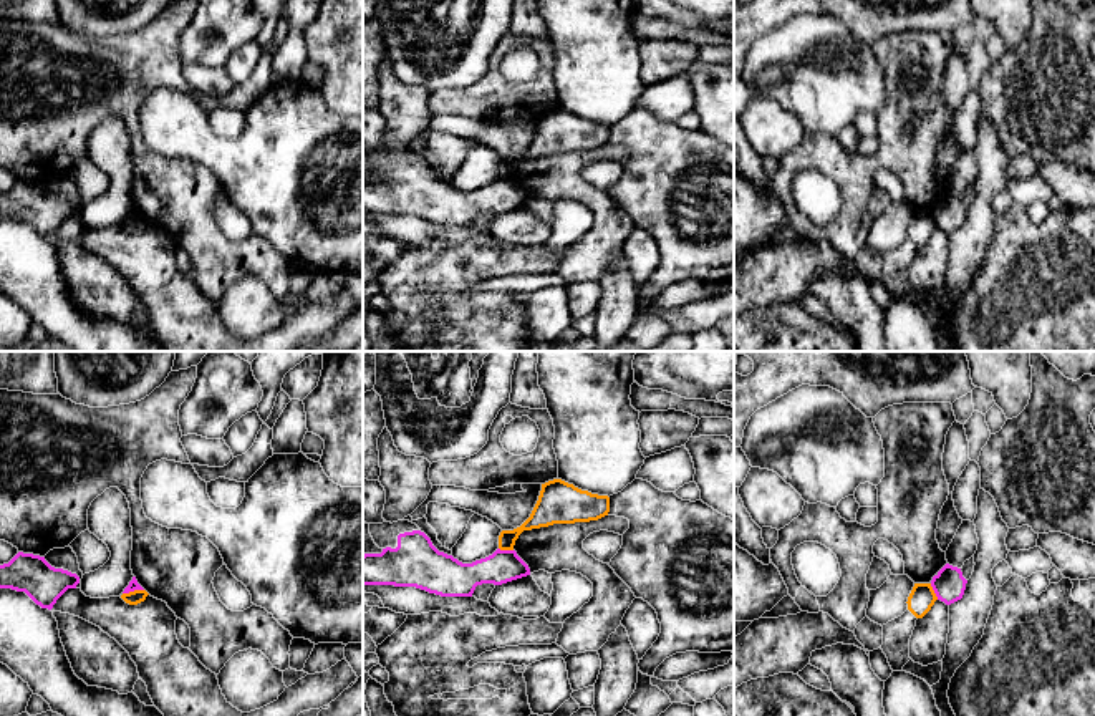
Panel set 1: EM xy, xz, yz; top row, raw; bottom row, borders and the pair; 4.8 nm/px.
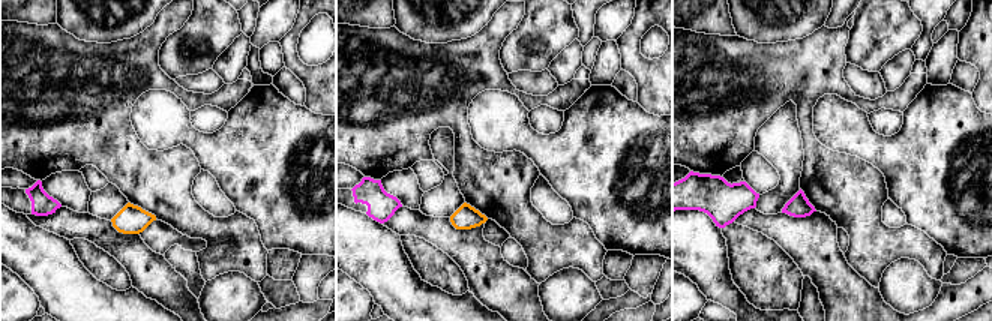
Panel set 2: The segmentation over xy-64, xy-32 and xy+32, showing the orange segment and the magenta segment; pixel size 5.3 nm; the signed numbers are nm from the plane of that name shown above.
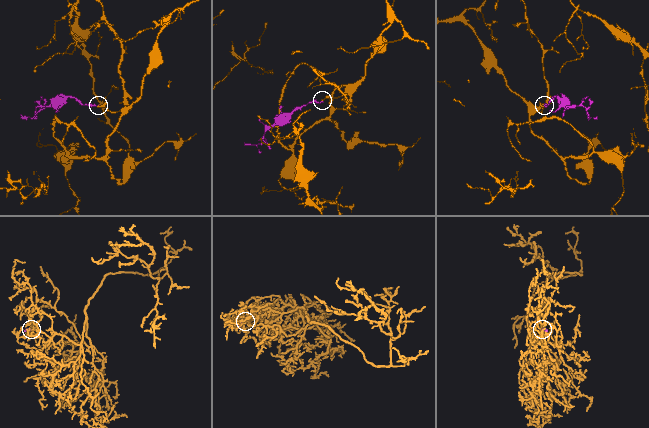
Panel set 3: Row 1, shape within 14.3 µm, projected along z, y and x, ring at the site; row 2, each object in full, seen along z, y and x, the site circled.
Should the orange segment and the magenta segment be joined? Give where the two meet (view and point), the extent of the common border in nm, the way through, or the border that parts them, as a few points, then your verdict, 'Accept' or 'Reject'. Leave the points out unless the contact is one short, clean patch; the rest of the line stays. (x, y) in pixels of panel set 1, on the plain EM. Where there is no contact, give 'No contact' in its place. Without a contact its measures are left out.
Touches orange at yz (933, 221). Shared border 90 nm. Boundary: yz (930, 212), (938, 227). Reject

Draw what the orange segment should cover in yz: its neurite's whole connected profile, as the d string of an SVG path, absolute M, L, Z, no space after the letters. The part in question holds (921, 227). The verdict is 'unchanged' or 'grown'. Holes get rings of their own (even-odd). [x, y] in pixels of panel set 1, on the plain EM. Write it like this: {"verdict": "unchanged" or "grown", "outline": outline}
{"verdict": "unchanged", "outline": "M914 212L909 225L908 225L908 239L916 245L923 247L934 230L938 229L931 212Z"}

